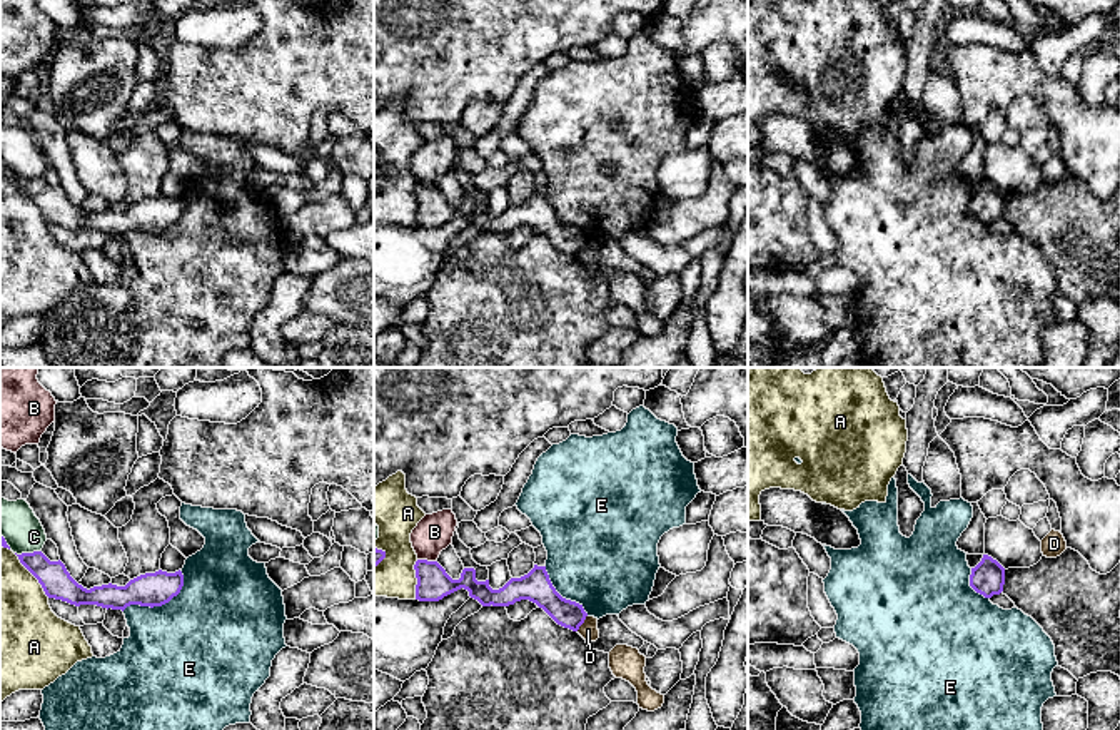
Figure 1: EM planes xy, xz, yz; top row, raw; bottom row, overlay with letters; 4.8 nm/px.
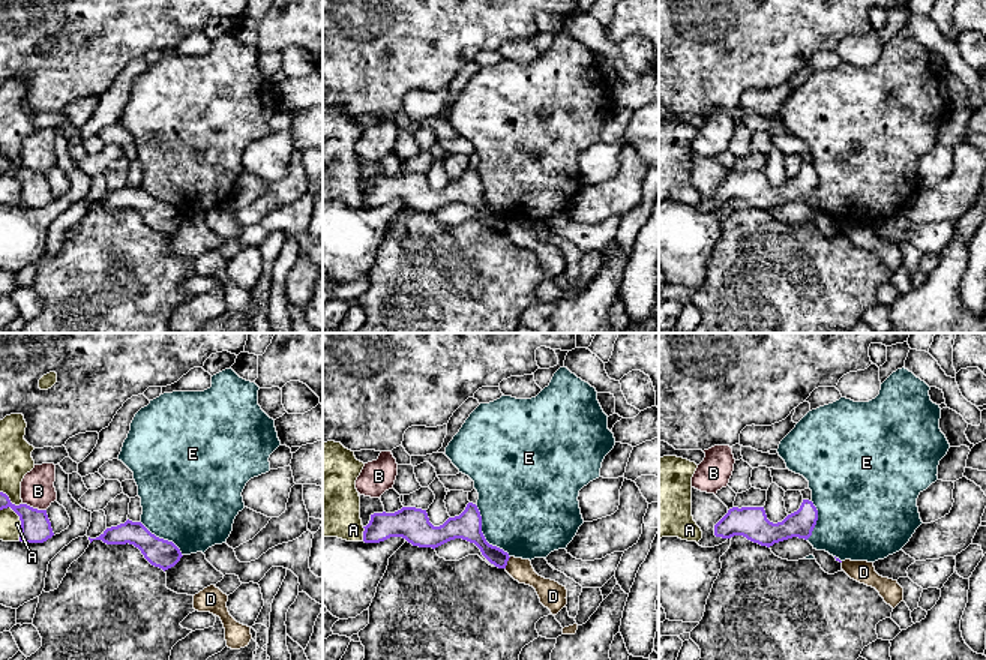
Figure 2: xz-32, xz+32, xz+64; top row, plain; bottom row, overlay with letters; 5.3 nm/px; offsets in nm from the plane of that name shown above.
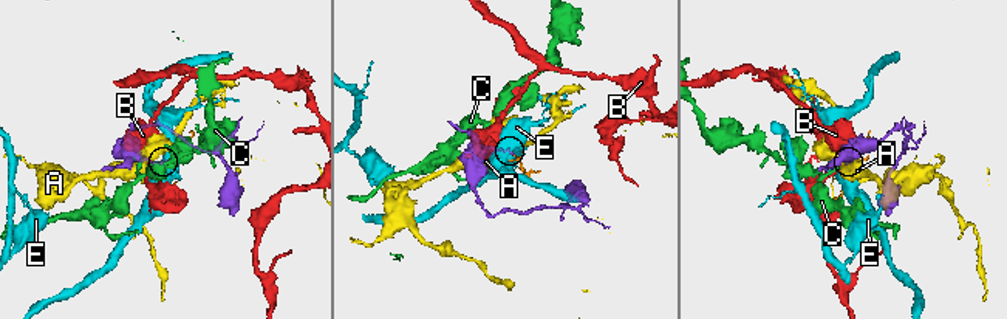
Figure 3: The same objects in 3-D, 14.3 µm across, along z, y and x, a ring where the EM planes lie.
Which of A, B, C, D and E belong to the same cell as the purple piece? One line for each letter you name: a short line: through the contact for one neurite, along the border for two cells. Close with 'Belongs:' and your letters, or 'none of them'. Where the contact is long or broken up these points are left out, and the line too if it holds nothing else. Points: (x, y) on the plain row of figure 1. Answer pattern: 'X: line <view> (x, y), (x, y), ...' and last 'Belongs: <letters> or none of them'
Belongs: none of them

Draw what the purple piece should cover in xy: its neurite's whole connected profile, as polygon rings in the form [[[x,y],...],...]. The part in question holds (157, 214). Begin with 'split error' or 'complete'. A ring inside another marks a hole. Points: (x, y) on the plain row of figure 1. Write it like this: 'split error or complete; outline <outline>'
complete; outline [[[42,177],[17,180],[20,189],[38,205],[48,224],[70,231],[97,231],[102,234],[125,236],[130,231],[162,232],[177,222],[184,212],[182,197],[145,199],[130,205],[125,212],[102,210],[90,215],[78,210],[65,190],[50,187]]]

